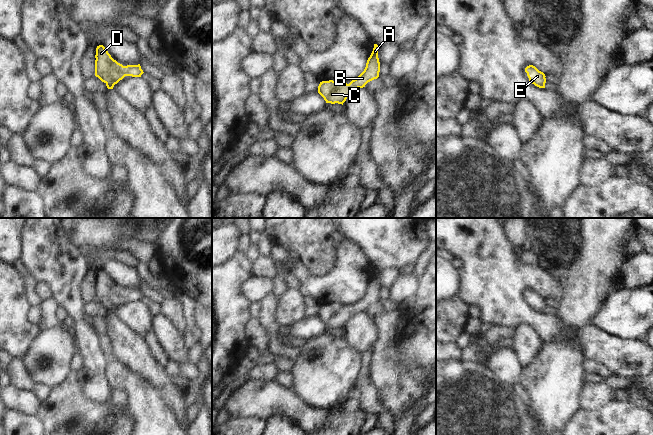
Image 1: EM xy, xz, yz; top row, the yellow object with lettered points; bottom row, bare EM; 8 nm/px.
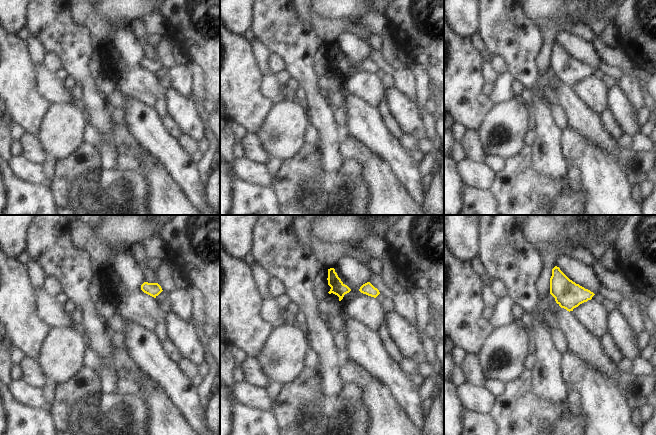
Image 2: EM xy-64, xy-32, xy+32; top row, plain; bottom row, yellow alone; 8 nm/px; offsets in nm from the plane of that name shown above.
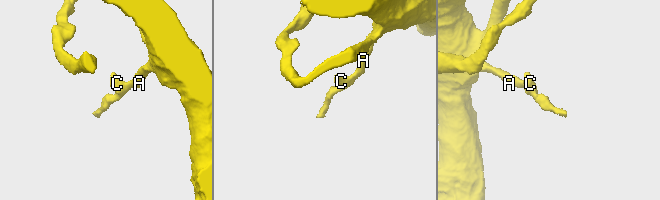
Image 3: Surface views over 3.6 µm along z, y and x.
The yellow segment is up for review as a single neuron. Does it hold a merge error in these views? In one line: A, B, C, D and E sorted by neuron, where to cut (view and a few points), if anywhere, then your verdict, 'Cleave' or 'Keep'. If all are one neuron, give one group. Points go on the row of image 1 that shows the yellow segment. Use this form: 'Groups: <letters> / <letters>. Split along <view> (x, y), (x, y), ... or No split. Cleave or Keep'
Groups: A B C D E. No split. Keep

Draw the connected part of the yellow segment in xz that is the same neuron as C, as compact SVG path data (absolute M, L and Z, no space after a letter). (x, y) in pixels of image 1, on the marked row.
M374 44L373 51L367 60L364 71L349 84L343 81L322 81L318 86L318 93L324 98L326 103L342 104L347 97L356 89L363 88L365 85L379 77L380 62L378 49L380 46Z

